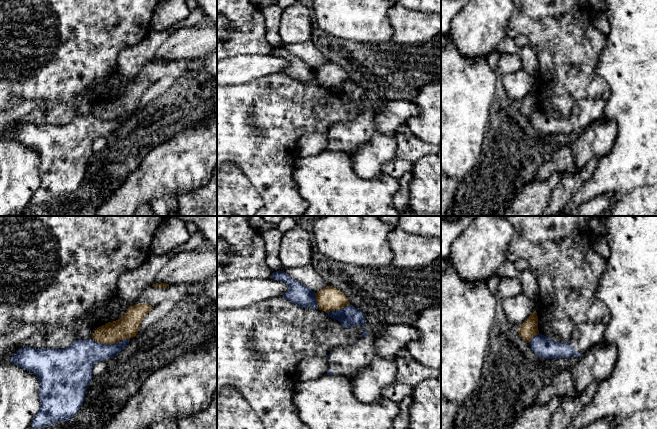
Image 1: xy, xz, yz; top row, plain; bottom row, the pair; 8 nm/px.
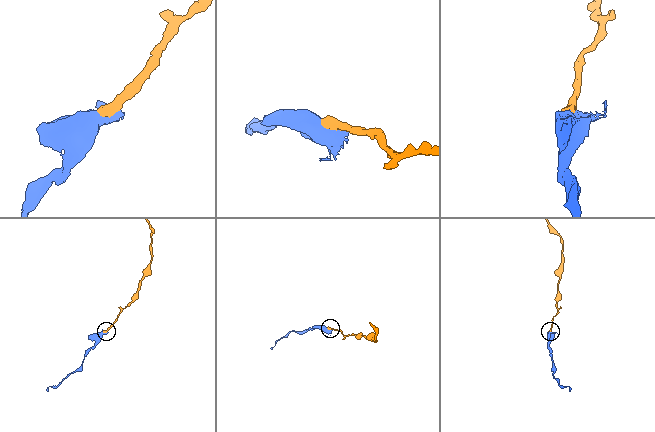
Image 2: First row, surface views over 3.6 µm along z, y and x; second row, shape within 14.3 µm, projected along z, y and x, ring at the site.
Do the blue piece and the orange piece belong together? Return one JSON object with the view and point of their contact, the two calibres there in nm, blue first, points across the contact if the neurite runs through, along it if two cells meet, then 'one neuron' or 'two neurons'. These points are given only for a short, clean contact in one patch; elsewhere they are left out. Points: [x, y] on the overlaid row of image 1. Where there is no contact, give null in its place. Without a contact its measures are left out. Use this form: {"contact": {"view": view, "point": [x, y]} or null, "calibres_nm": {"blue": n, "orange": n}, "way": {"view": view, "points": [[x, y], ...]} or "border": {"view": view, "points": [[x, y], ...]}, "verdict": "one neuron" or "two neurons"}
{"contact": {"view": "xy", "point": [111, 344]}, "calibres_nm": {"blue": 240, "orange": 180}, "border": {"view": "xy", "points": [[92, 338], [107, 344], [114, 344], [124, 339], [129, 339]]}, "verdict": "two neurons"}

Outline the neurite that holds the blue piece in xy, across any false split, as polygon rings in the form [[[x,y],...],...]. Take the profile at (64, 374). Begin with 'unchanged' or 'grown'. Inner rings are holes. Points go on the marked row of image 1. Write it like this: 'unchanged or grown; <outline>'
unchanged; [[[93,339],[76,340],[64,349],[24,347],[11,356],[11,362],[33,372],[39,379],[40,408],[31,422],[33,429],[40,429],[59,421],[68,422],[80,409],[87,387],[92,380],[93,366],[112,358],[123,350],[130,339],[115,344],[101,344]]]

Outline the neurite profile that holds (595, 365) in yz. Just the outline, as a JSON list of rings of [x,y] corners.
[[[604,344],[592,347],[571,367],[576,393],[582,393],[593,382],[601,383],[611,374],[617,360],[617,347]]]

